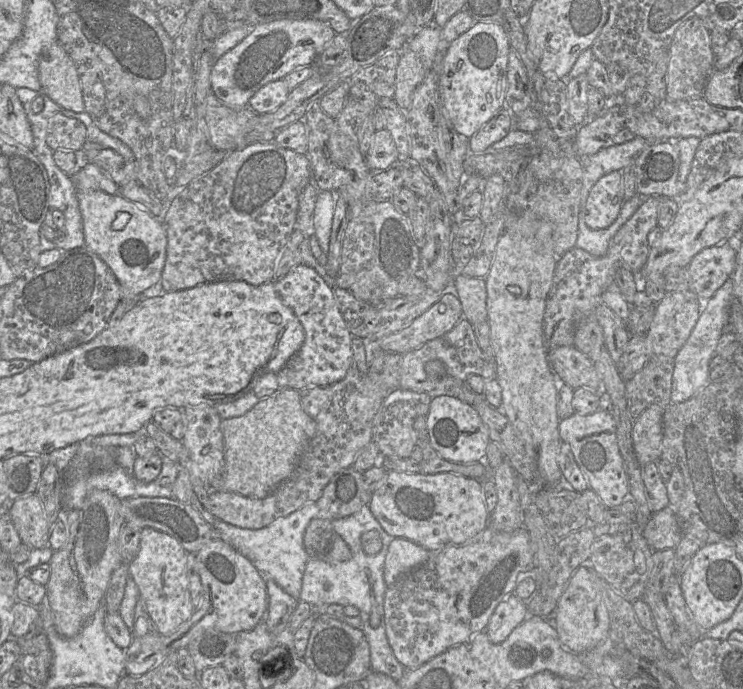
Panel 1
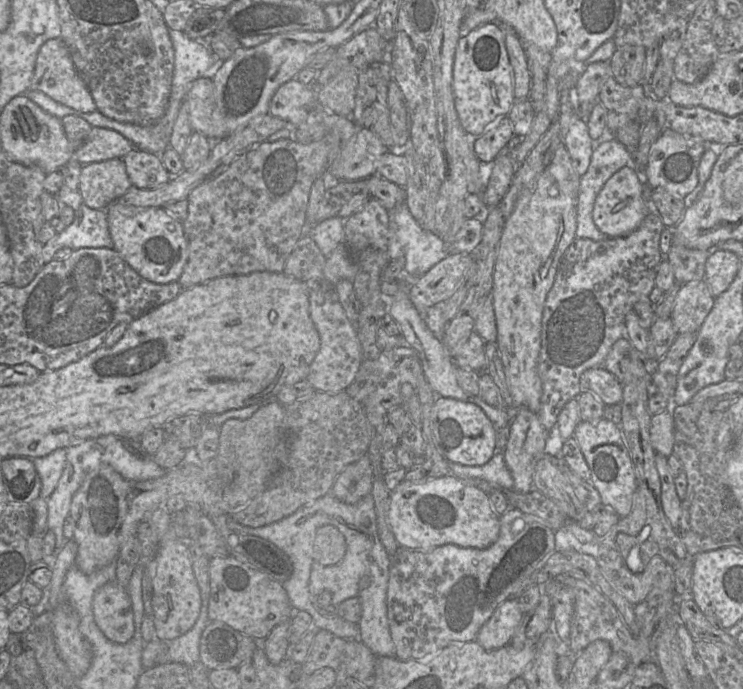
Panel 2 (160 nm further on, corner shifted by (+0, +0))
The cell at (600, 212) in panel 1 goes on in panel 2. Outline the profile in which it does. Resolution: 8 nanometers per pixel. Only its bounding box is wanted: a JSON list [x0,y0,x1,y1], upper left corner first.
[593,163,656,238]

